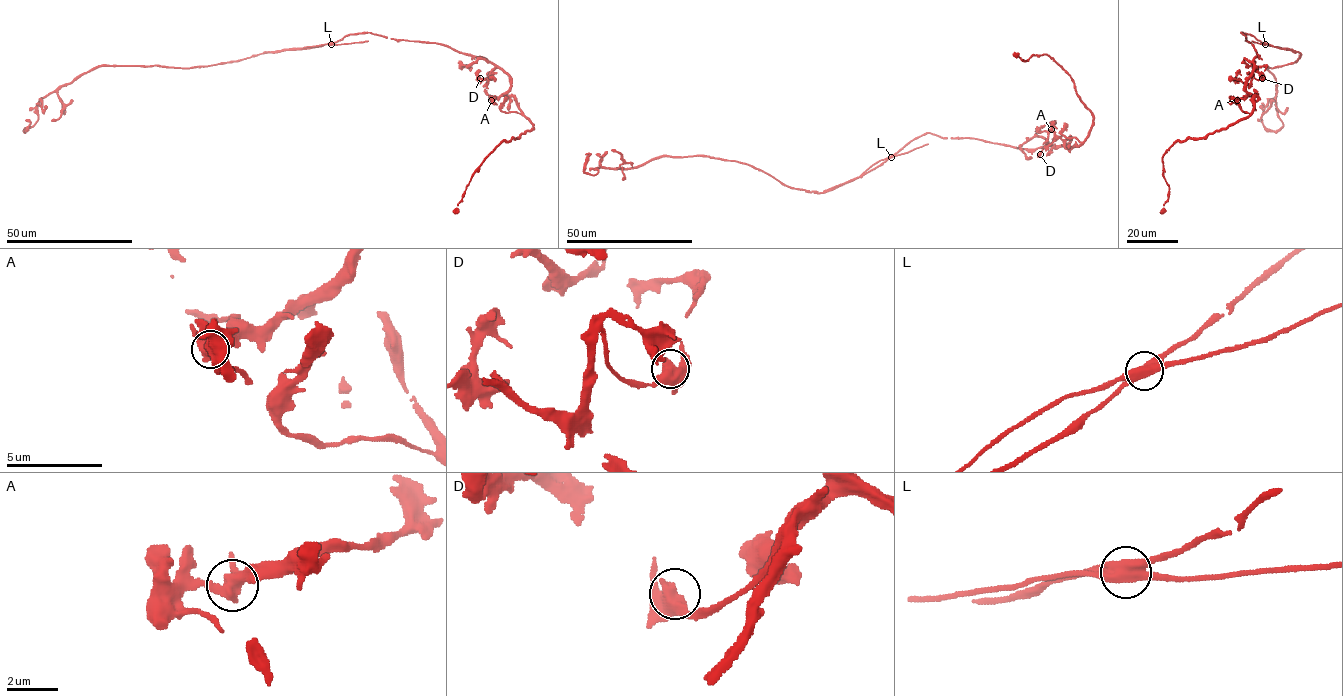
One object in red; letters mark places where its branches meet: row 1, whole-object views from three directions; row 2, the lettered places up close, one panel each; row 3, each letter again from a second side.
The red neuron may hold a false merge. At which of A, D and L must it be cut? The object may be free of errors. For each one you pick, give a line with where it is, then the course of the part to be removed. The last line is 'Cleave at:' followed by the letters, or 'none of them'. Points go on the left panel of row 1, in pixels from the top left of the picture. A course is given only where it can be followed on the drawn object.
L: (331, 44) | (331, 44), (245, 58)
Cleave at: L

